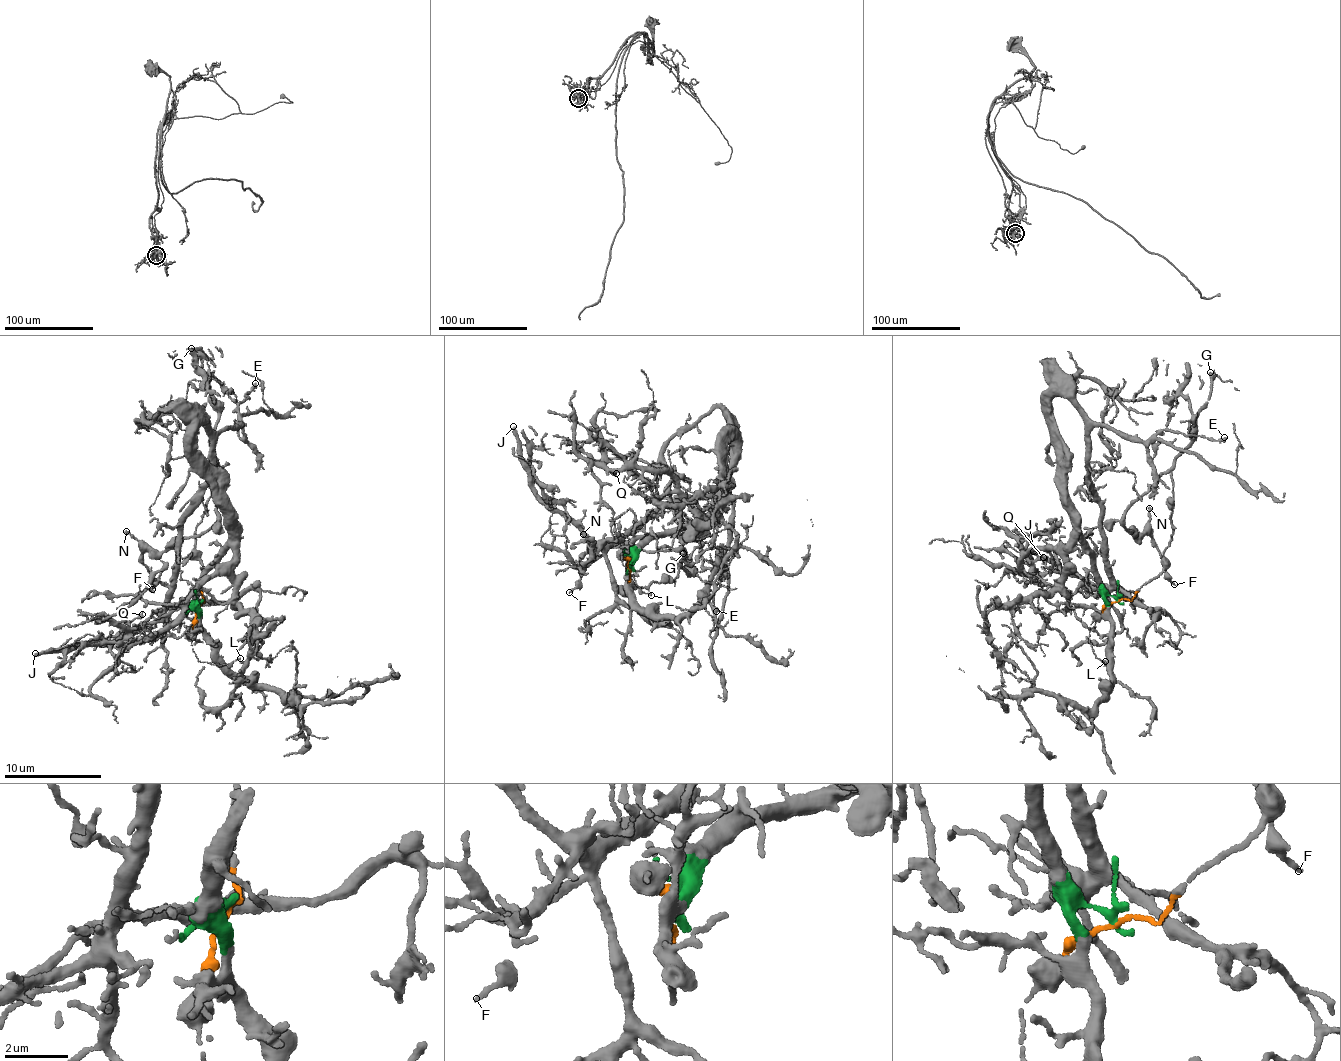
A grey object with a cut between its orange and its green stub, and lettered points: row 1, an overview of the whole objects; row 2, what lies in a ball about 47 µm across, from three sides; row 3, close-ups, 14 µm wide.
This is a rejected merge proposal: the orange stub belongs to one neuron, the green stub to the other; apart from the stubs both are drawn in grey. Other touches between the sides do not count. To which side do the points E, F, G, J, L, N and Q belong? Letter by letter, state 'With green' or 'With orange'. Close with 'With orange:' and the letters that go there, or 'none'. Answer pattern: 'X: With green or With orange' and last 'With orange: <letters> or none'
E: With green
F: With orange
G: With orange
J: With green
L: With orange
N: With orange
Q: With green
With orange: F, G, L, N

